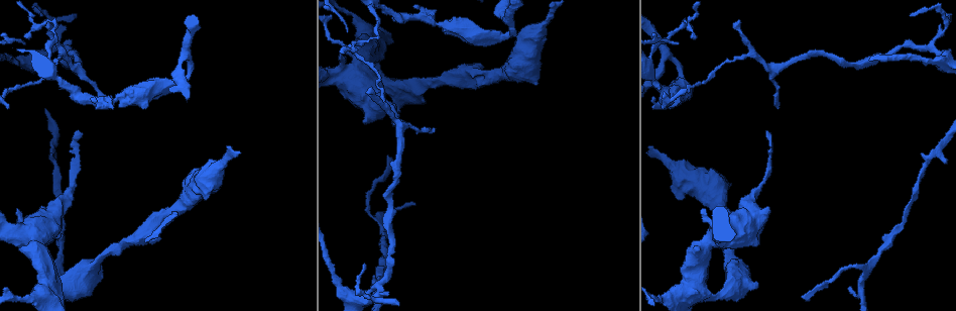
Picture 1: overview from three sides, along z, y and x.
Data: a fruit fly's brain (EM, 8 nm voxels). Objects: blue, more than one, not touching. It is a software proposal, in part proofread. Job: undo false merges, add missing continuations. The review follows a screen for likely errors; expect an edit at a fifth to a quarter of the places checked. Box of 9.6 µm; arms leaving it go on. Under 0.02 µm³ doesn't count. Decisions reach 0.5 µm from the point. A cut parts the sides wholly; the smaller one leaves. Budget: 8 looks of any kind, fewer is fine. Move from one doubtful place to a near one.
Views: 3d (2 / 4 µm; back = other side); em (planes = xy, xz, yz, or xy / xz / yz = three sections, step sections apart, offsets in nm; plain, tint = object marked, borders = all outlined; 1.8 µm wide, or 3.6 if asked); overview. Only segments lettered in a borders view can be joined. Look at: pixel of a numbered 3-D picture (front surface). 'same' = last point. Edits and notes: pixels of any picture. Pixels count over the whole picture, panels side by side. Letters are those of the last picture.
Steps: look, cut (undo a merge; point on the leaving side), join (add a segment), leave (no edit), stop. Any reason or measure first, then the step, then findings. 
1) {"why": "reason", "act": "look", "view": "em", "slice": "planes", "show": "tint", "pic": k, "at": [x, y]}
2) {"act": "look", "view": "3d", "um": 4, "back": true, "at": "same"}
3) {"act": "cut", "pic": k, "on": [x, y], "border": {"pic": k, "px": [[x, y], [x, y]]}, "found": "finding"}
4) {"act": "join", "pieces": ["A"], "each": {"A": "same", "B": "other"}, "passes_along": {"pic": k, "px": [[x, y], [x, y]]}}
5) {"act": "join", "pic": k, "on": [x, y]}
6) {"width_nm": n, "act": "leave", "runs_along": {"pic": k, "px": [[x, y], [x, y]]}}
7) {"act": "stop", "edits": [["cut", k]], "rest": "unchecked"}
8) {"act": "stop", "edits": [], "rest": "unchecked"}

{"why": "three arms meet", "act": "look", "view": "3d", "um": 2, "pic": 1, "at": [378, 223]}

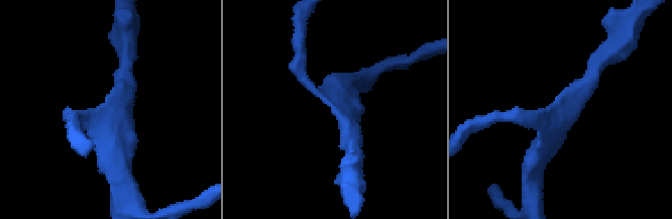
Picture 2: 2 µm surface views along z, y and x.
{"arms": 3, "act": "look", "view": "em", "slice": "xy", "step": 8, "show": "tint", "pic": 2, "at": [339, 109]}

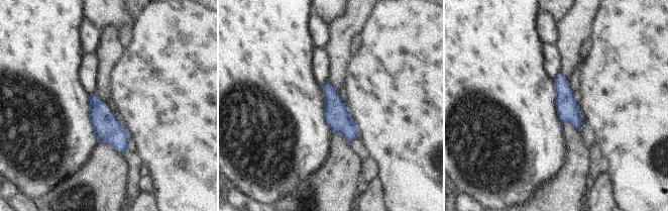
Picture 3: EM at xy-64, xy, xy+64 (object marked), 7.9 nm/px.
{"why": "what lies round it", "act": "look", "view": "em", "slice": "xy", "step": 8, "show": "borders", "at": "same"}

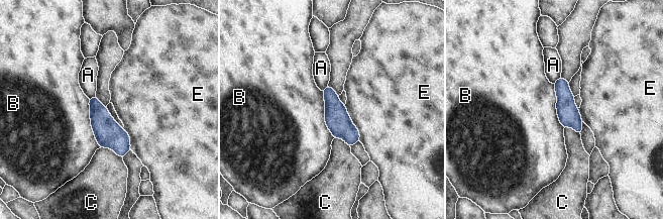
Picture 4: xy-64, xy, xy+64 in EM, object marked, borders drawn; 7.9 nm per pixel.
{"act": "leave", "each": {"A": "other", "B": "other", "C": "other", "E": "other"}, "border": {"pic": 4, "px": [[88, 99], [90, 126], [100, 147]]}, "found": "all the same neuron"}

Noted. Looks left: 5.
{"why": "thick end", "act": "look", "view": "em", "um": 3.6, "slice": "planes", "show": "tint", "pic": 1, "at": [41, 205]}

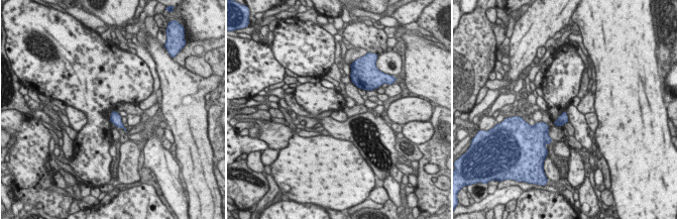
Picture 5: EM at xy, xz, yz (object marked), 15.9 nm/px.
{"why": "what lies round it", "act": "look", "view": "em", "um": 3.6, "slice": "planes", "show": "borders", "at": "same"}

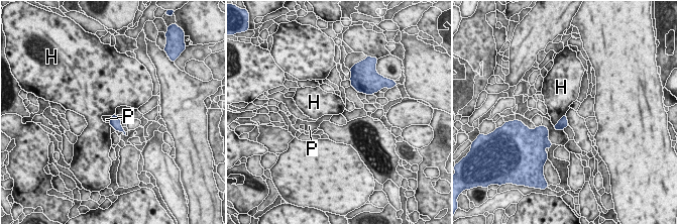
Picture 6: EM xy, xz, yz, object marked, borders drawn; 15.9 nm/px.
{"longest_contact_nm": ["H", 280], "act": "leave", "each": {"H": "other", "P": "other"}, "border": {"pic": 6, "px": [[565, 114], [553, 125]]}, "found": "no lettered segment goes on from it"}

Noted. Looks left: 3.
{"why": "thin arm on a thick one", "act": "look", "view": "em", "um": 3.6, "slice": "planes", "show": "tint", "pic": 1, "at": [688, 297]}

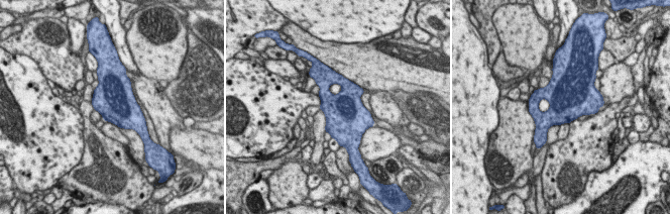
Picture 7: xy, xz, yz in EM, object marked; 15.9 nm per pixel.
{"act": "look", "view": "em", "um": 3.6, "slice": "planes", "show": "borders", "at": "same"}

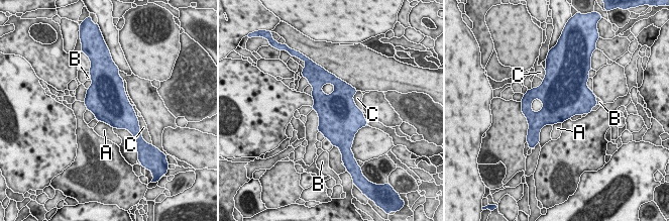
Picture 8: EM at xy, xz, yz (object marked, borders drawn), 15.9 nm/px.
{"width_nm": 600, "act": "leave", "each": {"A": "other", "B": "other", "C": "other"}, "border": {"pic": 8, "px": [[99, 120], [113, 127]]}, "found": "continuous, no second neuron"}

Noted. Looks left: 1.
{"act": "stop", "edits": [], "rest": "unchecked"}

